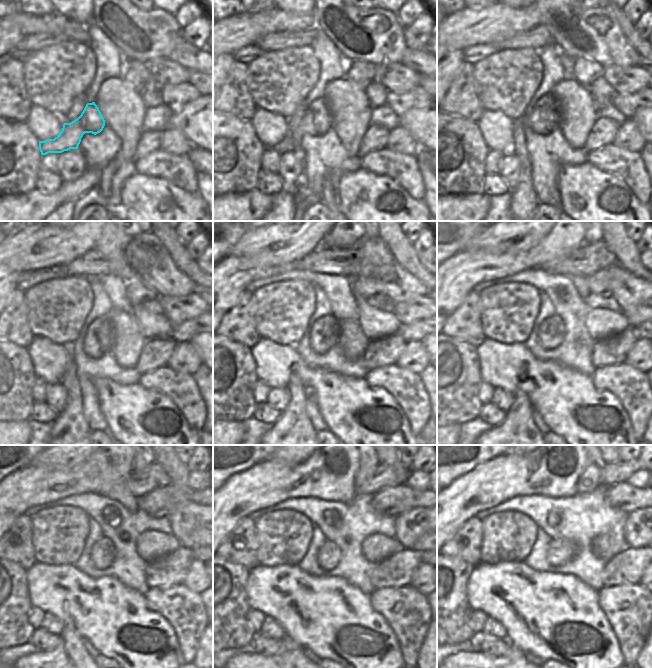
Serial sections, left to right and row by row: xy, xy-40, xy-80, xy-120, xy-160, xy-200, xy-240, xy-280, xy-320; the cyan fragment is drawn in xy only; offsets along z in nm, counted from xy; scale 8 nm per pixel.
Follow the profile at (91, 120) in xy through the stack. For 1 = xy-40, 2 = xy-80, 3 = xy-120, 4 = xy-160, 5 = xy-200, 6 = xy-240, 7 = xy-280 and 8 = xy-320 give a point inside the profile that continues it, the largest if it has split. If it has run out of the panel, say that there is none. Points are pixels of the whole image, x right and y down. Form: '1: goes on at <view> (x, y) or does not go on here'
1: goes on at xy-40 (317, 120)
2: goes on at xy-80 (545, 117)
3: goes on at xy-120 (100, 337)
4: goes on at xy-160 (325, 333)
5: goes on at xy-200 (551, 332)
6: goes on at xy-240 (103, 552)
7: goes on at xy-280 (329, 555)
8: goes on at xy-320 (561, 551)

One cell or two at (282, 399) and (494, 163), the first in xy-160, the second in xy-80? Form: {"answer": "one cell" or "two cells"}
{"answer": "two cells"}

